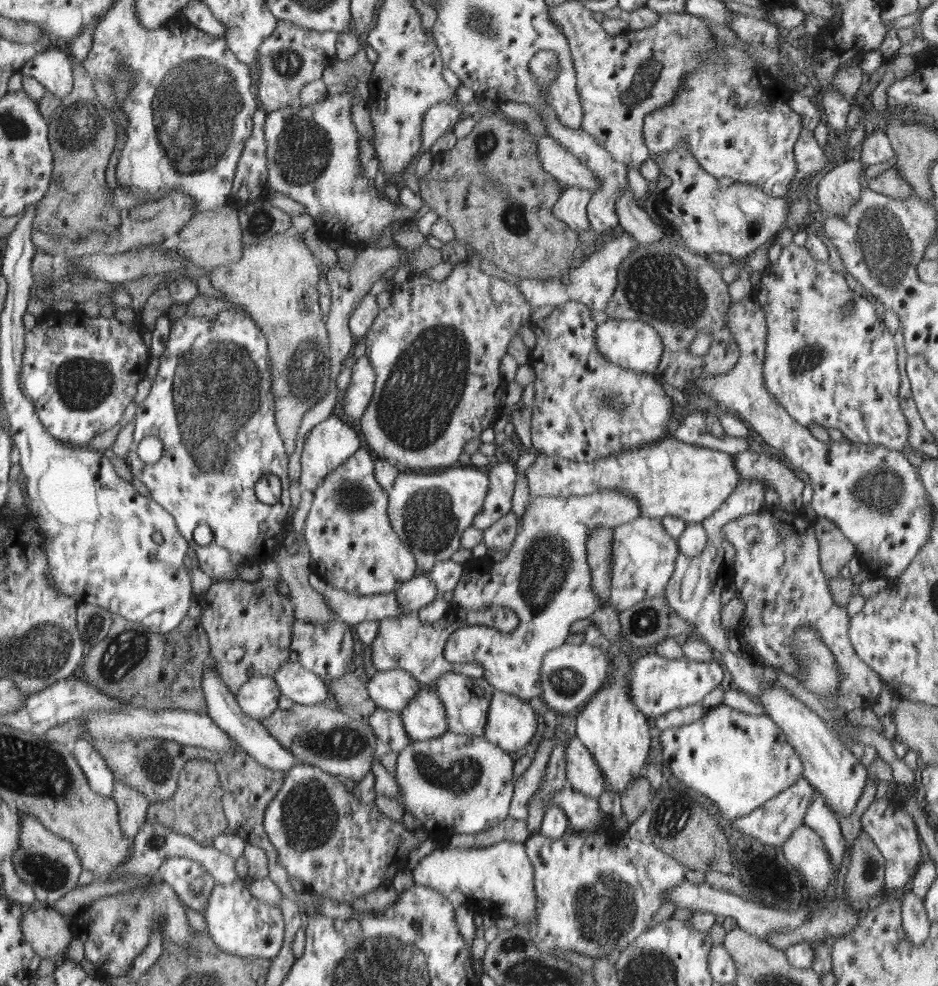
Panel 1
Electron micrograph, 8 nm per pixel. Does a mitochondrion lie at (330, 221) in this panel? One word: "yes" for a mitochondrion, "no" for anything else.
no

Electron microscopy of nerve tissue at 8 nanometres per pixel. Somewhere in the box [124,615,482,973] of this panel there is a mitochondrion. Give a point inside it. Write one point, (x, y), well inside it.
(308, 815)

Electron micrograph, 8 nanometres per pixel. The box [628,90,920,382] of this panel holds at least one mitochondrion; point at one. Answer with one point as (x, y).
(884, 248)

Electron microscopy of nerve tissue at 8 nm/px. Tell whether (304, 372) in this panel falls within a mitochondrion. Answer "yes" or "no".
yes

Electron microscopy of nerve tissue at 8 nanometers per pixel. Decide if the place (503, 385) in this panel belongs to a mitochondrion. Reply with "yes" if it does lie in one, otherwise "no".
no

